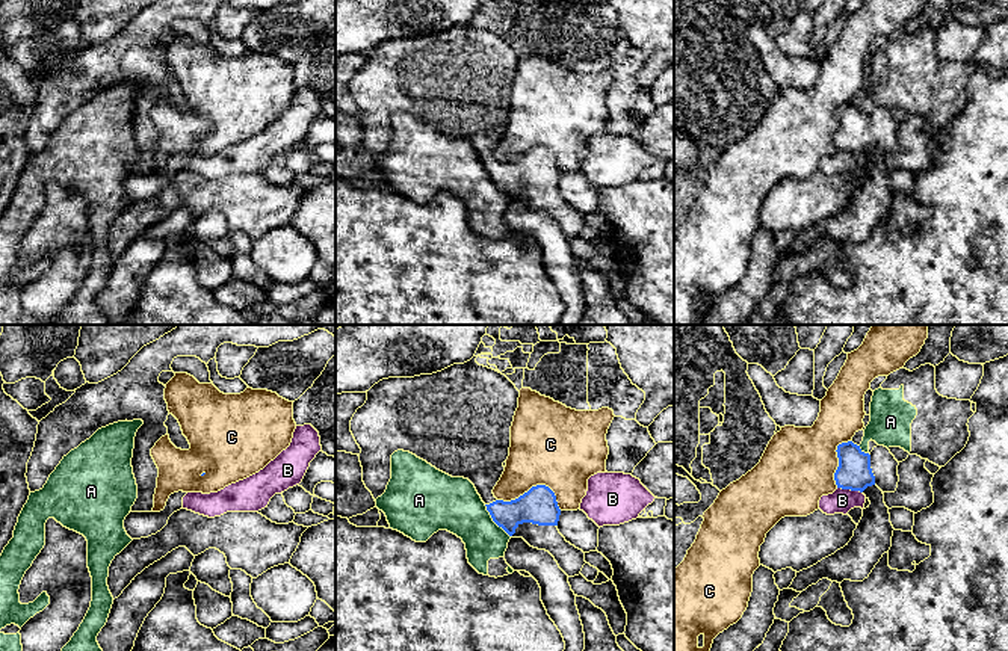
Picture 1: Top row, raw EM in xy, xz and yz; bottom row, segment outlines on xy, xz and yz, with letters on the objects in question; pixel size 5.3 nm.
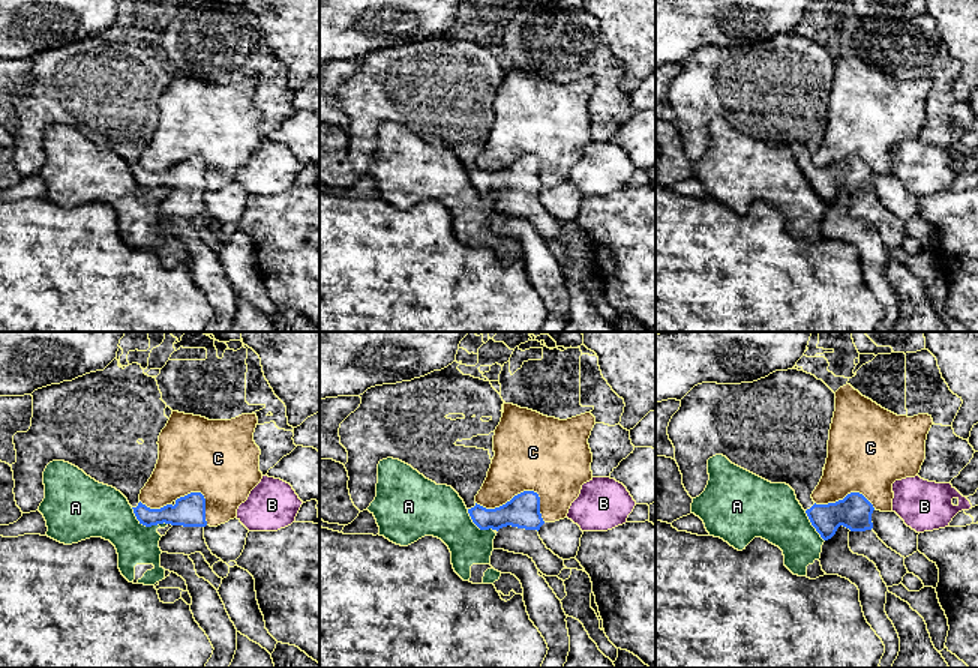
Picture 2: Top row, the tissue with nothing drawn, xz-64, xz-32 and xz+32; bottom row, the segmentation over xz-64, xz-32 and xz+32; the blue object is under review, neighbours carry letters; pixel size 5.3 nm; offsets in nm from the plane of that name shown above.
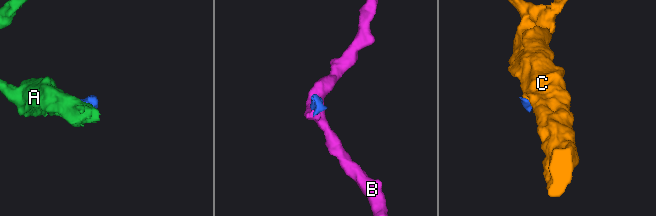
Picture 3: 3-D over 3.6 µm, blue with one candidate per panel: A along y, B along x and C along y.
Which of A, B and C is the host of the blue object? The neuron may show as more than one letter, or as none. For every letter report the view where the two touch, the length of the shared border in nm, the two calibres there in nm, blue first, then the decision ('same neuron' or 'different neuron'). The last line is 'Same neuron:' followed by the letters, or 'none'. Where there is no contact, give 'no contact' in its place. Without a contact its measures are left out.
A: contact in xz; length 220 nm; calibres 190 and 280 nm; different neuron
B: contact in yz; length 140 nm; calibres 180 and 130 nm; different neuron
C: contact in xz; length 340 nm; calibres 190 and 440 nm; different neuron
Same neuron: none

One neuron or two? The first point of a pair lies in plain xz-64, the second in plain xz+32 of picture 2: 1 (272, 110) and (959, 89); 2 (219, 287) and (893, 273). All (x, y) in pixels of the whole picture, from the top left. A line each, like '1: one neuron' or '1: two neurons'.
1: two neurons
2: two neurons

